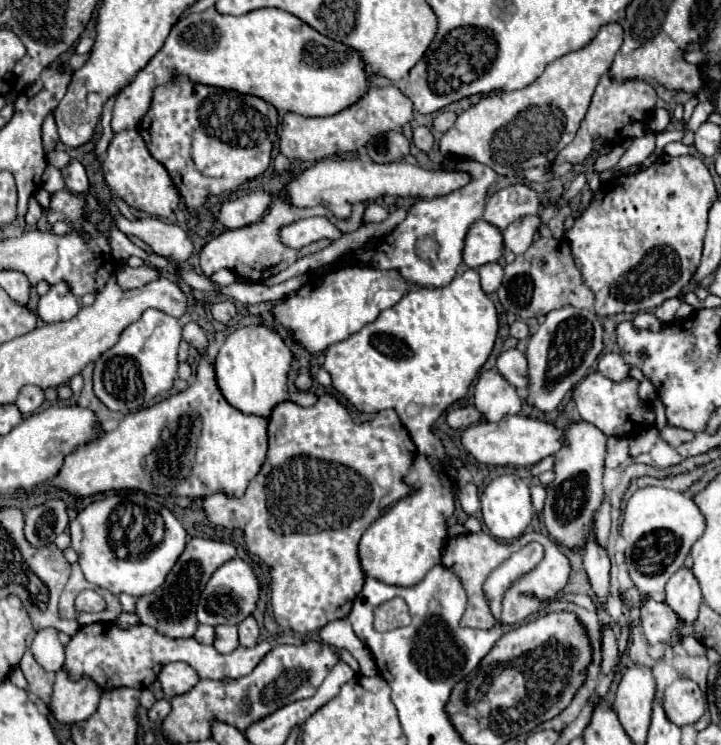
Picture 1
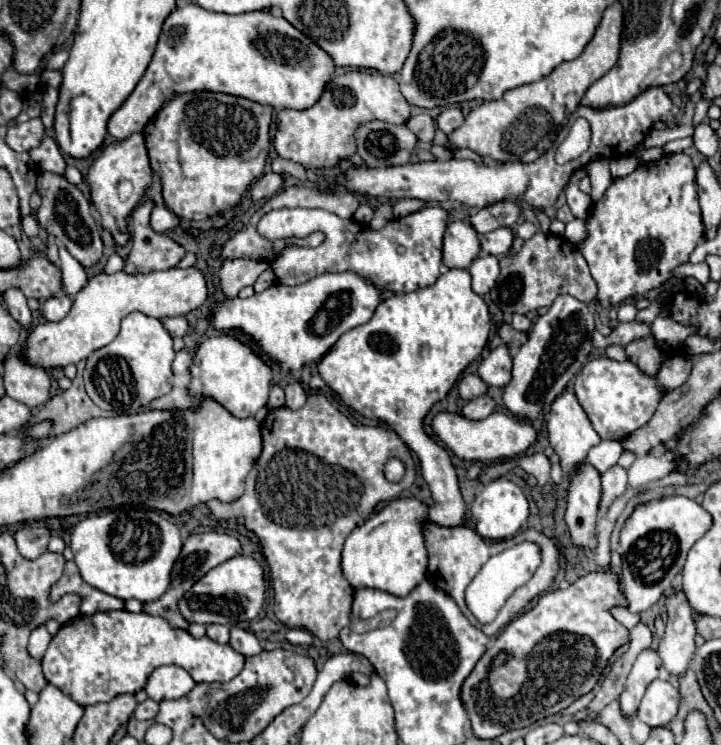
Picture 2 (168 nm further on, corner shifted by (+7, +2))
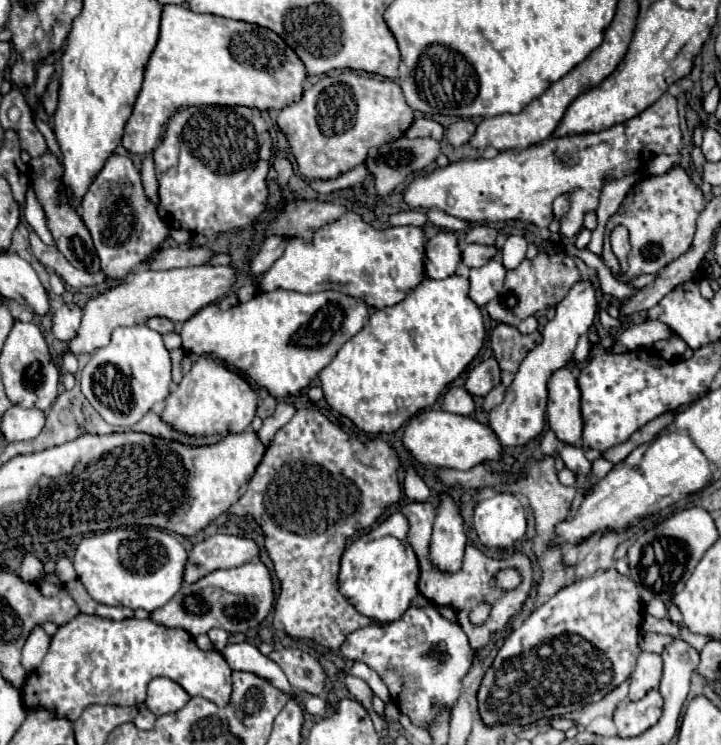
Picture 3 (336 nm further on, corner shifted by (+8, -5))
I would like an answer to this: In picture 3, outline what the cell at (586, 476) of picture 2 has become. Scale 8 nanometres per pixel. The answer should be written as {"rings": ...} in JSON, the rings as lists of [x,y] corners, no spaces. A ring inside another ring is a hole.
{"rings":[[[562,445],[560,457],[566,463],[568,469],[572,469],[578,475],[578,481],[588,489],[588,477],[590,477],[590,461],[584,455],[584,449],[580,445]]]}

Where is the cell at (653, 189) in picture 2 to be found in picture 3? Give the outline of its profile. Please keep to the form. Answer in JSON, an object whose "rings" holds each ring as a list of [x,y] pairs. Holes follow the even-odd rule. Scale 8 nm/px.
{"rings":[[[672,167],[670,171],[666,171],[664,175],[656,175],[656,177],[646,177],[642,179],[642,183],[638,187],[634,187],[632,193],[626,195],[624,203],[620,205],[618,213],[610,217],[608,225],[606,225],[606,237],[604,237],[604,263],[610,267],[610,271],[616,275],[620,269],[620,263],[616,259],[616,255],[610,249],[610,233],[618,227],[624,225],[630,233],[630,253],[628,253],[628,273],[620,275],[620,281],[628,281],[632,277],[638,275],[646,275],[646,273],[658,273],[662,267],[666,267],[670,261],[678,259],[684,251],[688,251],[688,247],[692,245],[692,237],[696,231],[696,217],[700,215],[700,211],[704,209],[704,195],[702,191],[692,183],[692,179],[686,175],[686,171],[682,167]]]}

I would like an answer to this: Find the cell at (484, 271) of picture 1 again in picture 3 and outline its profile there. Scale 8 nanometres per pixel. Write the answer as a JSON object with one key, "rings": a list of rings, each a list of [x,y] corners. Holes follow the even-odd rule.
{"rings":[[[490,259],[484,267],[470,269],[470,299],[480,307],[492,301],[504,285],[504,275],[506,269],[498,259]]]}

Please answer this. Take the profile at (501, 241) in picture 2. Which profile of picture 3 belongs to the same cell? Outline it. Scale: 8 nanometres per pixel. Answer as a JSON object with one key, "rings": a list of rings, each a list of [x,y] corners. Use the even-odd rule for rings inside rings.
{"rings":[[[464,245],[460,249],[460,257],[462,257],[462,263],[466,267],[482,267],[484,263],[488,263],[492,257],[494,257],[496,249],[494,247],[486,247],[486,245]]]}

